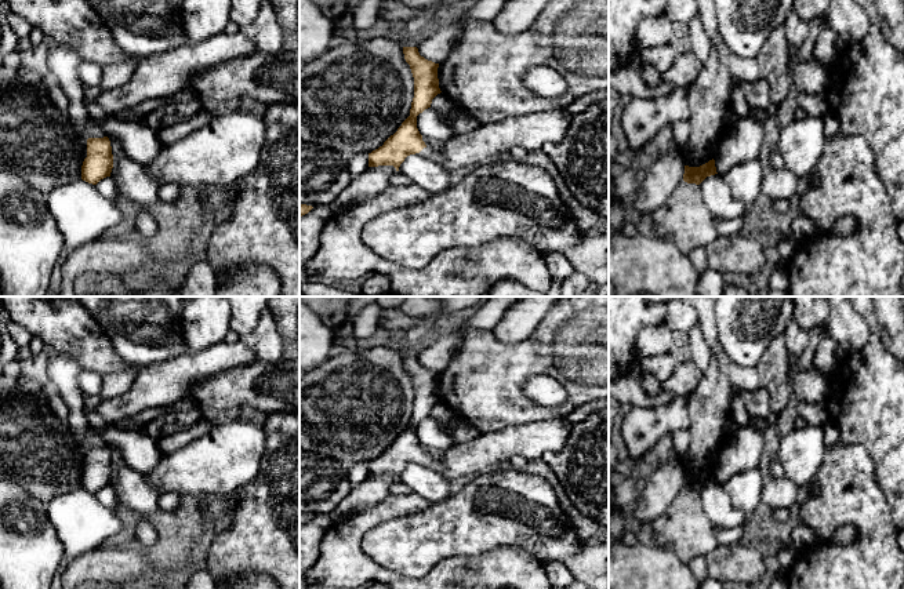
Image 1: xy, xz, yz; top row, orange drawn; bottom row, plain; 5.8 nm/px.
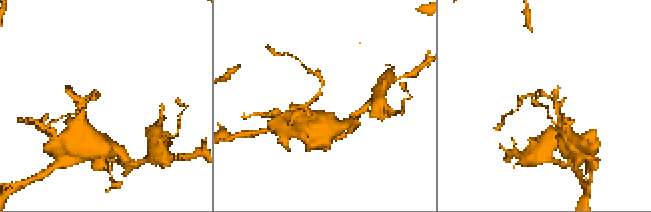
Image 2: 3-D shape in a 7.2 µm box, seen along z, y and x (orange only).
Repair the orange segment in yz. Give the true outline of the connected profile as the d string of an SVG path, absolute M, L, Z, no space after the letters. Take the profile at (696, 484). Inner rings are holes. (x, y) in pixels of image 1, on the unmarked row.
M712 468L700 476L685 475L683 490L687 492L700 494L707 486L715 484L715 483L718 481L715 476L715 469Z

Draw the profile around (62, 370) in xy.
M50 352L47 364L48 389L57 393L69 407L70 414L66 423L87 450L86 435L90 425L84 414L84 393L79 385L81 371L81 366L70 355Z

